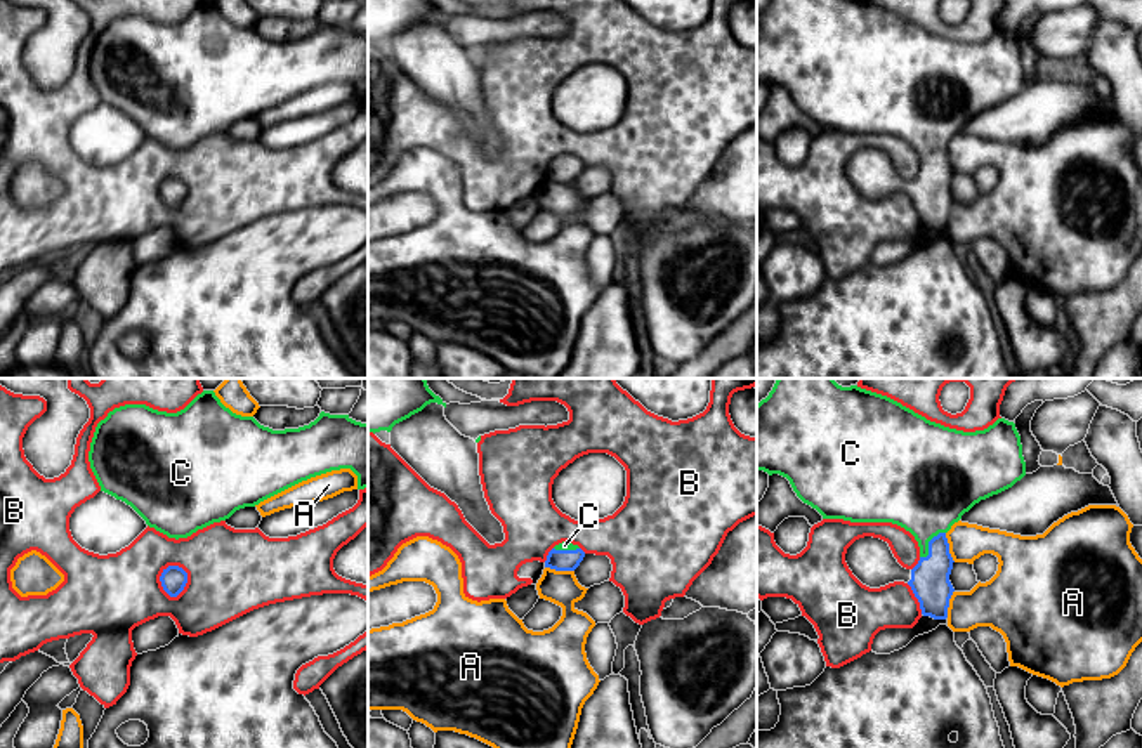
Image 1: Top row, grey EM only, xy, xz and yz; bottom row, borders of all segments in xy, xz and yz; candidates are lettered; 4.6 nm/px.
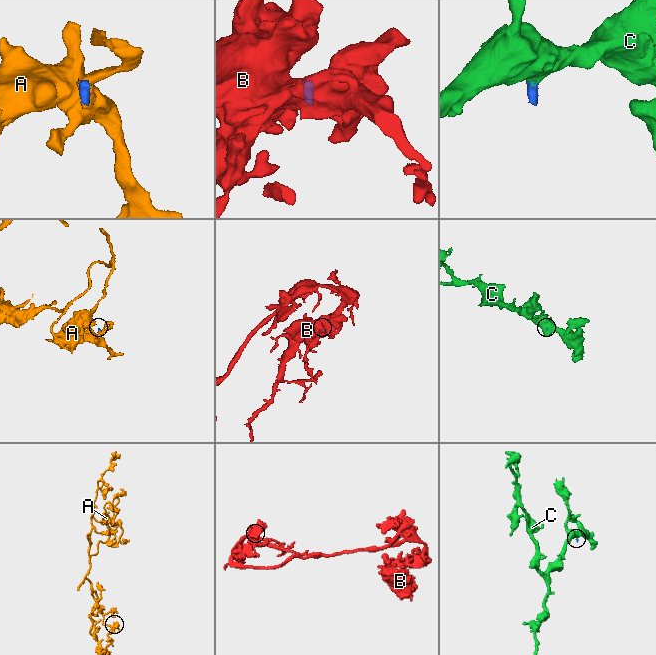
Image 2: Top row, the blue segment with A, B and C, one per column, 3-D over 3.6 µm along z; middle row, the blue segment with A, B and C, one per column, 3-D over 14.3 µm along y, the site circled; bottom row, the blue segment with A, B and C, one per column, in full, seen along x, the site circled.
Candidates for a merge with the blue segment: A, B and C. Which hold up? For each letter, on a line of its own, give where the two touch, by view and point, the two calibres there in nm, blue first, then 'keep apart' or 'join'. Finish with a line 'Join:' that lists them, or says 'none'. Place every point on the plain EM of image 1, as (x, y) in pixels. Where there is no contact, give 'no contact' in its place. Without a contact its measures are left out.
A: meets blue in xz at (559, 181); 100 nm thick on the blue side, 160 nm on the other; keep apart
B: meets blue in xy at (186, 193); 120 nm thick on the blue side, 400 nm on the other; keep apart
C: meets blue in yz at (929, 155); 180 nm thick on the blue side, 400 nm on the other; join
Join: C

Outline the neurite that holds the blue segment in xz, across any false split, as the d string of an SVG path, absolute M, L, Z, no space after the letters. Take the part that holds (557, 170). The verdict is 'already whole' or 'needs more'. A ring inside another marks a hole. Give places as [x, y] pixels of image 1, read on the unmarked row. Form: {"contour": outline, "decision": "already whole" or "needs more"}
{"contour": "M562 153L548 163L545 179L555 180L555 182L574 182L583 172L583 168L585 168L585 163L578 156Z", "decision": "needs more"}

